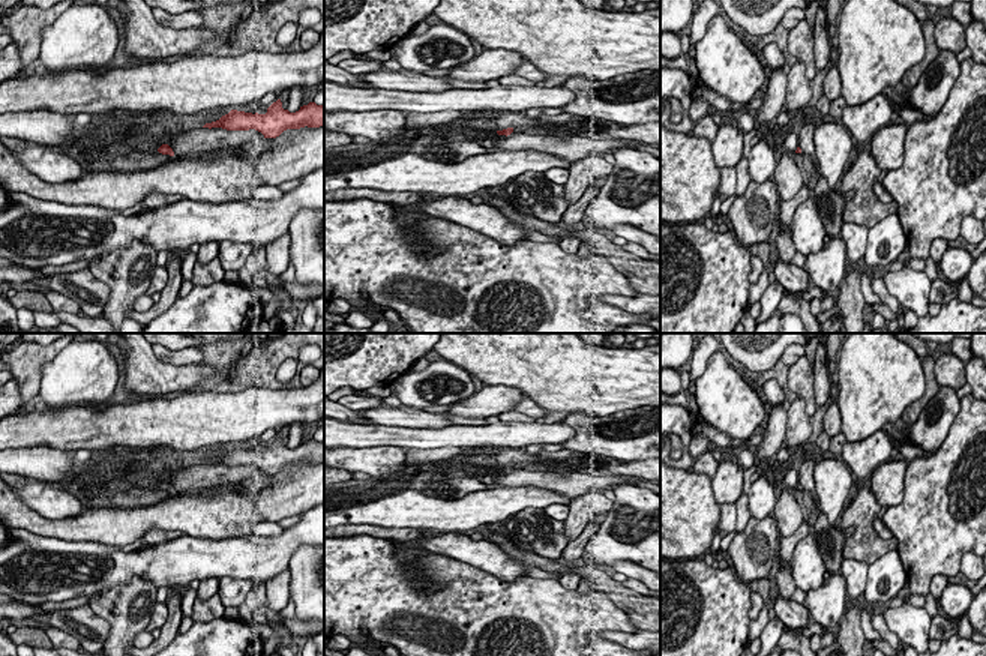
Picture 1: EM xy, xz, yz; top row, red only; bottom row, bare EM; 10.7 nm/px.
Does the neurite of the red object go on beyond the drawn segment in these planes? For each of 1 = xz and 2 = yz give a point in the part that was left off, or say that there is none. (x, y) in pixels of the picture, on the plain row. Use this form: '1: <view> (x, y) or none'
1: none
2: none

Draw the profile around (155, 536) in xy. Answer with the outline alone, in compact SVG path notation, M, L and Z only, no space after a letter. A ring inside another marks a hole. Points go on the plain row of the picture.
M152 528L150 531L147 531L144 534L144 543L149 546L156 546L159 543L173 540L176 537L183 536L185 533L182 531L165 531L165 530L159 530L159 528Z

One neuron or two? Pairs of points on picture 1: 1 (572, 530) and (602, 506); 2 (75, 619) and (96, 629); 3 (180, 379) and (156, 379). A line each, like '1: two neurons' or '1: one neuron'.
1: one neuron
2: one neuron
3: one neuron

